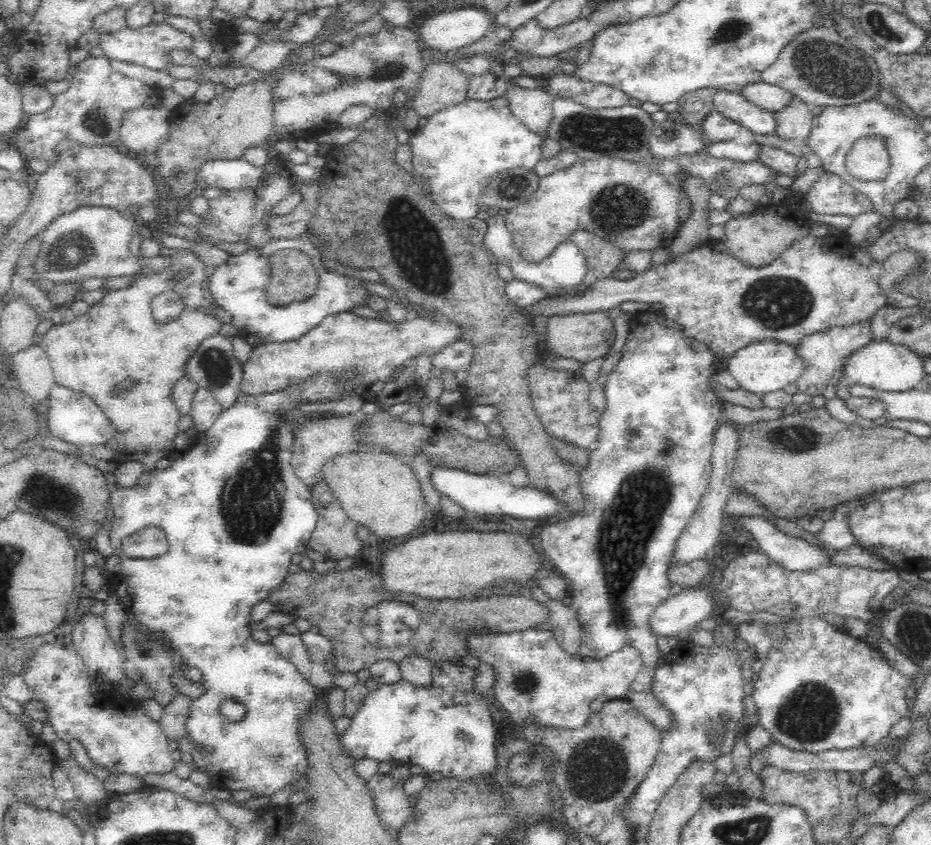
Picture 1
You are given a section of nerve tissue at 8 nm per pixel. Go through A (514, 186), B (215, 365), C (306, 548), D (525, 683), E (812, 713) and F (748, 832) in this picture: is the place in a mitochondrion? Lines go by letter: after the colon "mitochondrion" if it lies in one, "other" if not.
A: mitochondrion
B: mitochondrion
C: other
D: mitochondrion
E: mitochondrion
F: mitochondrion

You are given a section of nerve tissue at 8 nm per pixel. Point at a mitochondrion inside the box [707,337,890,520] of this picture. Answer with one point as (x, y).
(795, 437)

